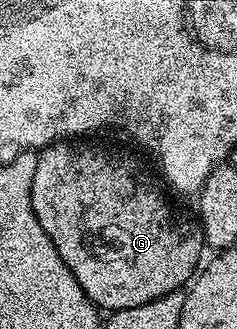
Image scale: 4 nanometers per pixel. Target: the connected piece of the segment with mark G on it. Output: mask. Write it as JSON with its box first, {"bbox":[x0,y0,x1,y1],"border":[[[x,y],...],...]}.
{"bbox":[31,140,203,313],"border":[[[59,140],[55,144],[48,144],[46,148],[40,149],[36,153],[37,165],[35,166],[35,178],[31,182],[31,206],[35,210],[35,218],[39,226],[55,242],[55,250],[59,250],[59,258],[75,274],[79,286],[87,294],[87,298],[92,304],[97,305],[98,309],[108,310],[110,313],[123,310],[127,307],[143,306],[144,303],[151,302],[153,299],[162,298],[164,295],[171,294],[184,289],[186,285],[194,279],[198,271],[199,263],[197,259],[201,256],[203,249],[203,237],[200,227],[189,224],[180,224],[173,217],[173,208],[165,201],[165,196],[153,185],[153,180],[141,169],[141,164],[133,156],[128,156],[125,152],[120,152],[117,148],[104,148],[101,144],[85,144],[89,142],[70,142]]]}

